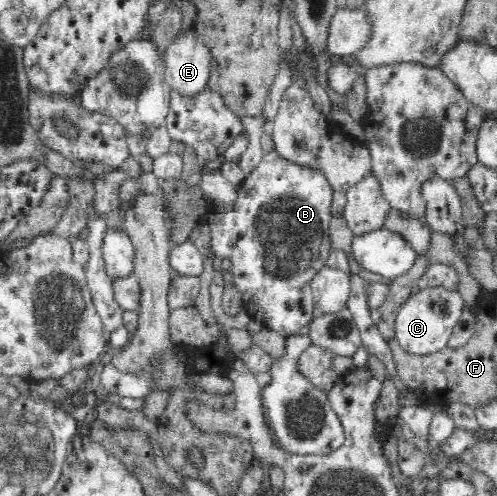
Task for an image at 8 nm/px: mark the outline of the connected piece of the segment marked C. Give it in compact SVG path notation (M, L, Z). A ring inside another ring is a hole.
M427 287L407 298L397 311L394 338L409 354L427 356L445 349L451 329L457 324L462 308L466 306L460 294L439 287Z

